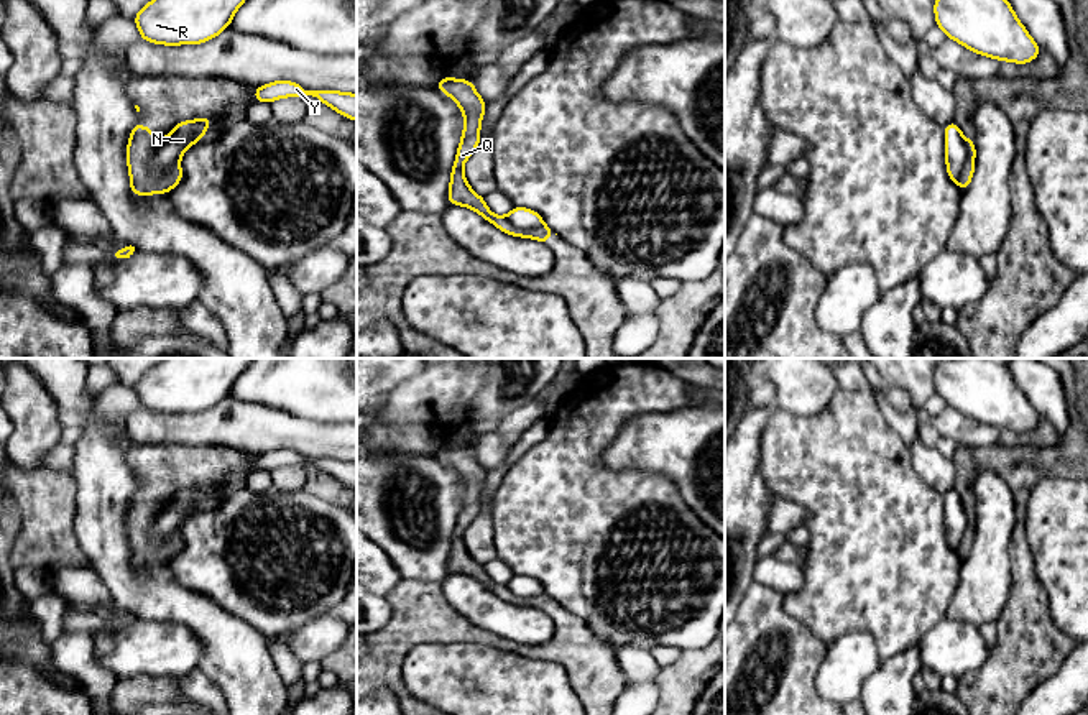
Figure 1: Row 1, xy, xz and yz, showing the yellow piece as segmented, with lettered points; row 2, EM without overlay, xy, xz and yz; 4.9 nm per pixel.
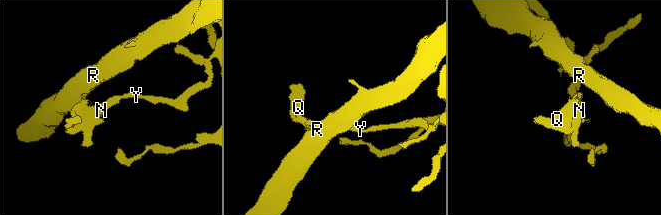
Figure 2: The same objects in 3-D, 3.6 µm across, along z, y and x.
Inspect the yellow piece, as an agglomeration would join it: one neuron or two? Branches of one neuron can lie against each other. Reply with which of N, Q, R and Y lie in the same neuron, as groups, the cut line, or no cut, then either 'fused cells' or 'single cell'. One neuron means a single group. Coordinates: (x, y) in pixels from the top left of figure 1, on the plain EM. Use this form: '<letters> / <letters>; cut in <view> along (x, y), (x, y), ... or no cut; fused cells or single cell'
N R Y / Q; cut in xy along (163, 508), (150, 531), (150, 538), (158, 546); fused cells

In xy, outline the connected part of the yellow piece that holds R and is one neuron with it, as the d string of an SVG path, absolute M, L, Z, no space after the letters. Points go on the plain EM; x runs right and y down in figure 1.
M163 358L131 388L141 409L201 413L230 394L253 358Z

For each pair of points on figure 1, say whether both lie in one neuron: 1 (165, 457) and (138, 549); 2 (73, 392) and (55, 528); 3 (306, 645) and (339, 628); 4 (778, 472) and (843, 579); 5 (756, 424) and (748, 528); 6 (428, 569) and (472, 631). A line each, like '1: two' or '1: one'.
1: one
2: two
3: one
4: one
5: one
6: two

